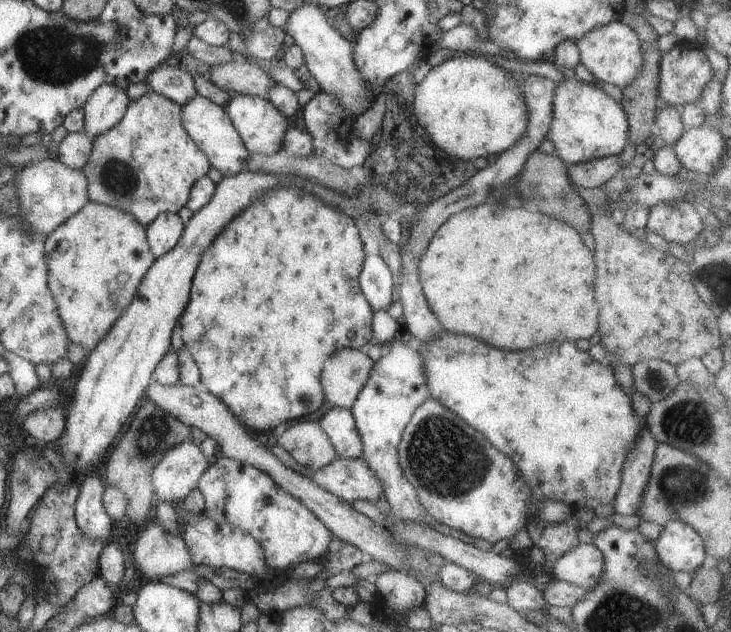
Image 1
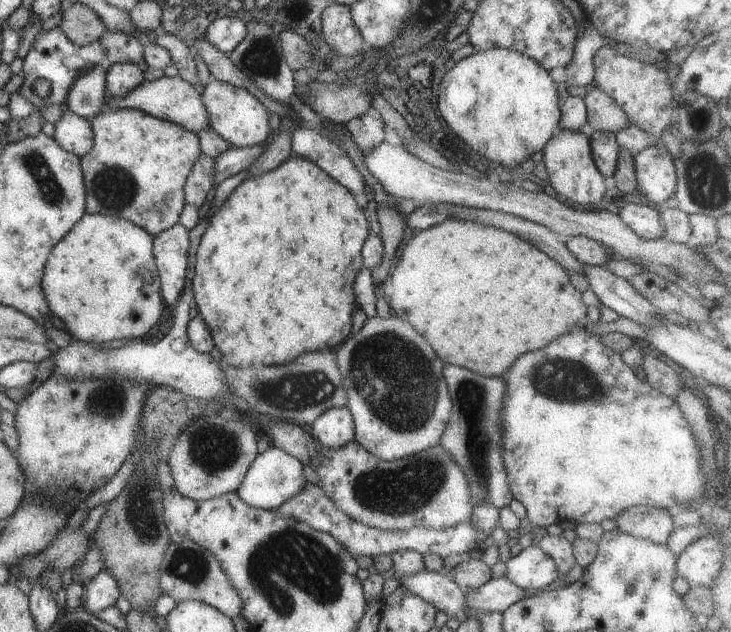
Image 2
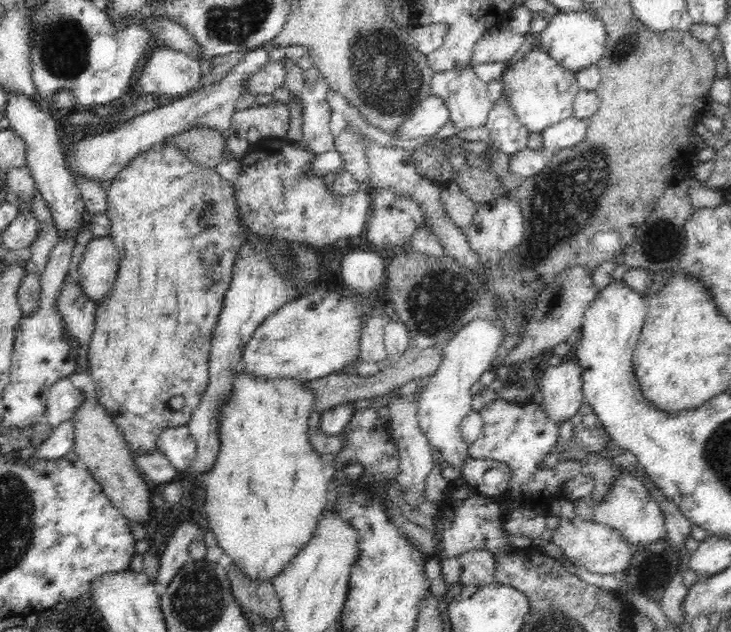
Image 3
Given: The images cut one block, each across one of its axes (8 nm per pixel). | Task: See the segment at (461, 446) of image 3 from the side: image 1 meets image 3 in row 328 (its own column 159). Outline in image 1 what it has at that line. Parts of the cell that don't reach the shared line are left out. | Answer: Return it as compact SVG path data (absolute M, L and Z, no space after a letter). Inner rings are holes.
M186 441L169 448L154 465L151 481L159 502L180 503L198 486L200 477L214 459L207 460L200 447L193 441Z

